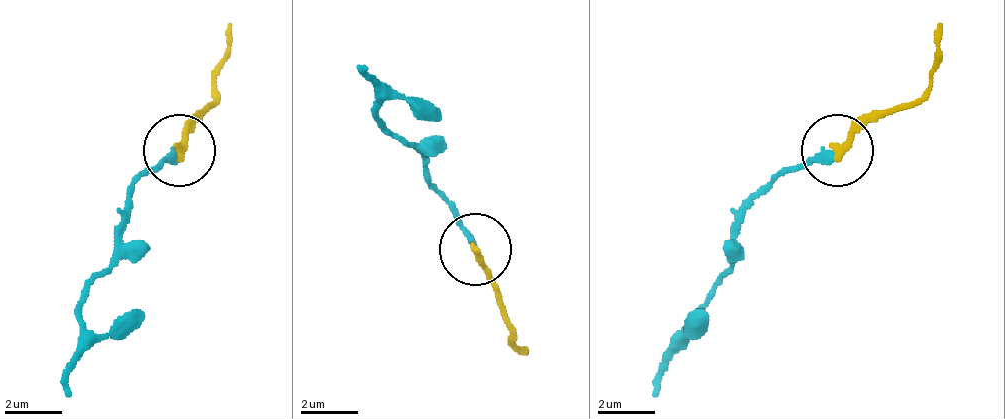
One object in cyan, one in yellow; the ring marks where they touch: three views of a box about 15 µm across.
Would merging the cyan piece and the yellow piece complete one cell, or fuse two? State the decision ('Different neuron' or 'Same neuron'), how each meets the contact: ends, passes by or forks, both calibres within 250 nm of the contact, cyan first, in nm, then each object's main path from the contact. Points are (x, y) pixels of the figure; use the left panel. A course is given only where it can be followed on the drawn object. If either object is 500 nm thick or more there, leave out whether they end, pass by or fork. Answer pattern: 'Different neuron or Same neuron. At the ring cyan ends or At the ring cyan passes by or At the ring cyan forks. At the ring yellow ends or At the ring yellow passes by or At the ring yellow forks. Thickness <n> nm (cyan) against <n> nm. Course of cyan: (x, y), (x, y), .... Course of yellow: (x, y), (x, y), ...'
Different neuron. At the ring cyan ends. At the ring yellow ends. Thickness 240 nm (cyan) against 240 nm. Course of cyan: (177, 148), (134, 184), (119, 256), (83, 314), (69, 394). Course of yellow: (177, 148), (213, 83), (228, 25)

